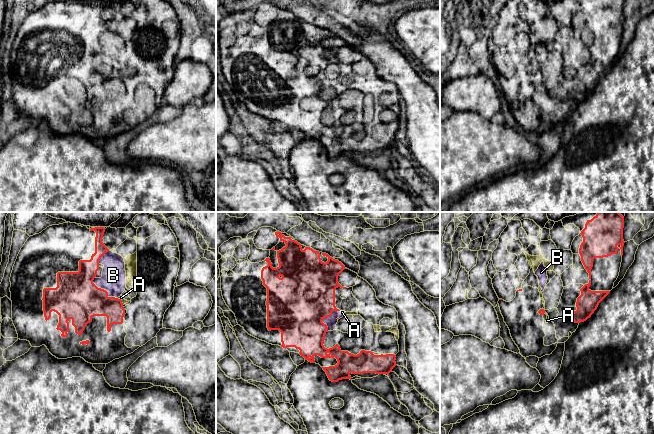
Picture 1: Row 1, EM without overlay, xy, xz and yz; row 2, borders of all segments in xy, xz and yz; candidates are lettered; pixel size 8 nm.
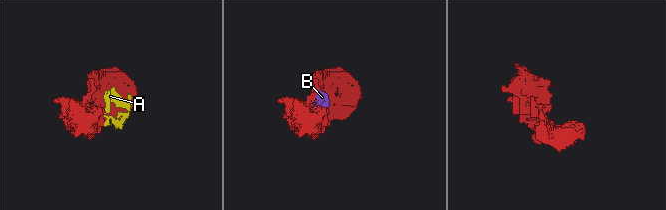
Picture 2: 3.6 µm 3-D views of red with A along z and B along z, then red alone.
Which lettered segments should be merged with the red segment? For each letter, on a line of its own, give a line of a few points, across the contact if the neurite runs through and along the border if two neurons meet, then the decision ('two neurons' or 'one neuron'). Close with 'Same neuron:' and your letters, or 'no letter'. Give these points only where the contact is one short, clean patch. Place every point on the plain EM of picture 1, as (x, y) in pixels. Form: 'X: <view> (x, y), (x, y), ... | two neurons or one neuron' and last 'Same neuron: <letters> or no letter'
A: one neuron
B: one neuron
Same neuron: A, B

